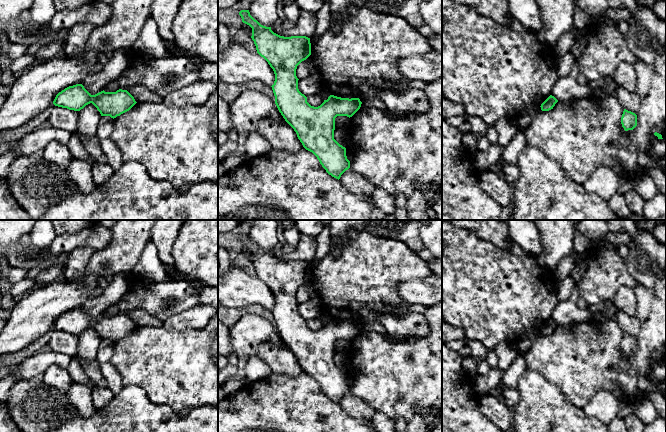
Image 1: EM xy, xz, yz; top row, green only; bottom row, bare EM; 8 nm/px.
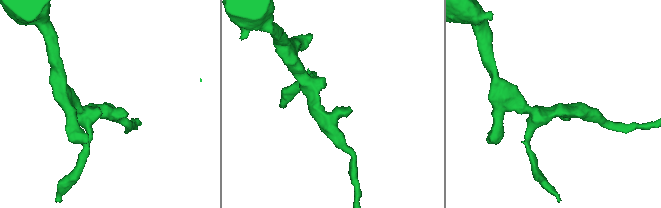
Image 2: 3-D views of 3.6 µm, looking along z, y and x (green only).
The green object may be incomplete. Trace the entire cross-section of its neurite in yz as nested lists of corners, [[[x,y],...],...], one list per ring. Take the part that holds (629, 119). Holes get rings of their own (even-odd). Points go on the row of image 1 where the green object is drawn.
[[[624,109],[621,117],[621,124],[625,131],[633,130],[637,126],[637,115]]]

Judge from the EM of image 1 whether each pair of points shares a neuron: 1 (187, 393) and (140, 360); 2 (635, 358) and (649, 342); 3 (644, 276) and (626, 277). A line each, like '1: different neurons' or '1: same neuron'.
1: same neuron
2: same neuron
3: different neurons

